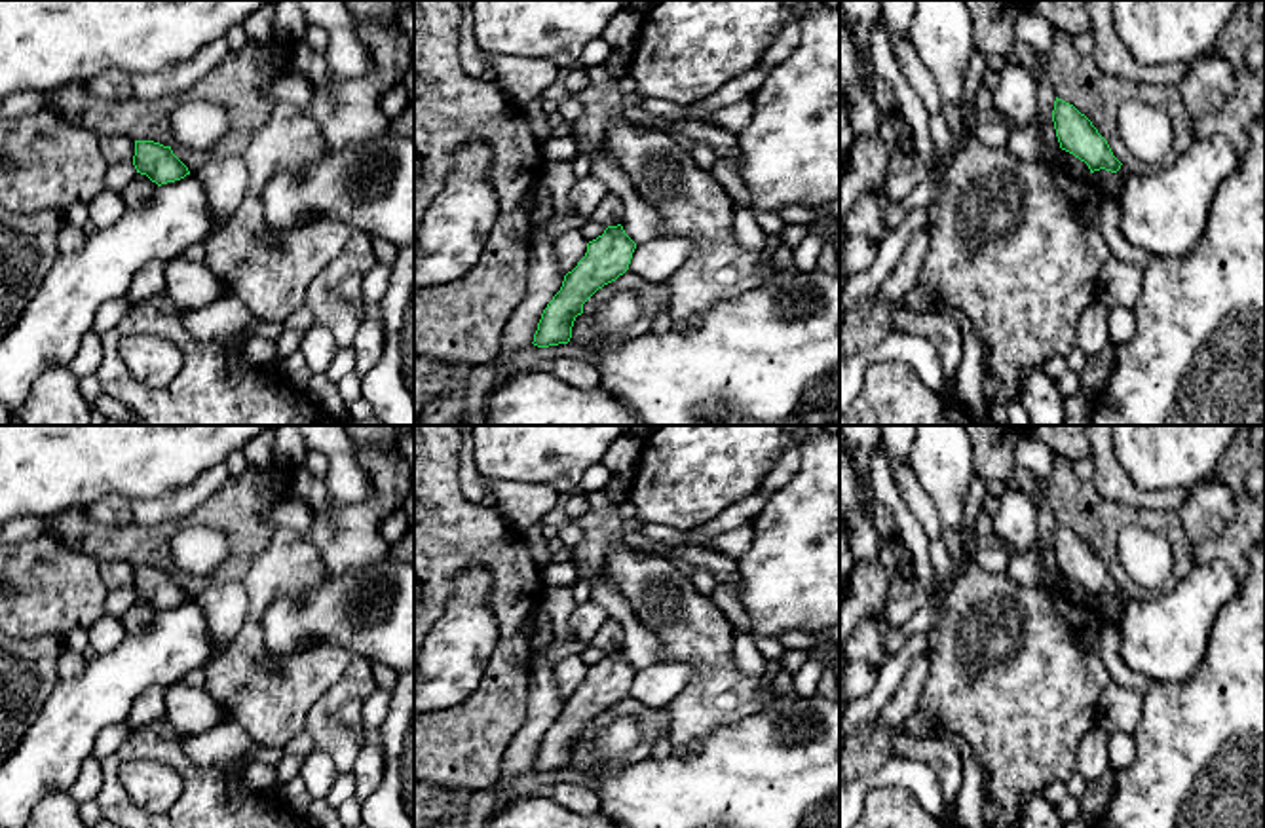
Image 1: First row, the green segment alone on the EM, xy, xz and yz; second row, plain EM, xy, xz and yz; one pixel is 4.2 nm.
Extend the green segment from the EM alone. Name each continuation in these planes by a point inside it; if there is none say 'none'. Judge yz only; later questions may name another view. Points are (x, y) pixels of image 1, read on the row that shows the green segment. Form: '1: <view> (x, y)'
none

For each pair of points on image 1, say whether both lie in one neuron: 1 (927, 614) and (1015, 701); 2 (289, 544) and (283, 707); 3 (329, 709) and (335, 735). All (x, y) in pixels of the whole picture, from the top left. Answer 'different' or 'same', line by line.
1: different
2: same
3: same

